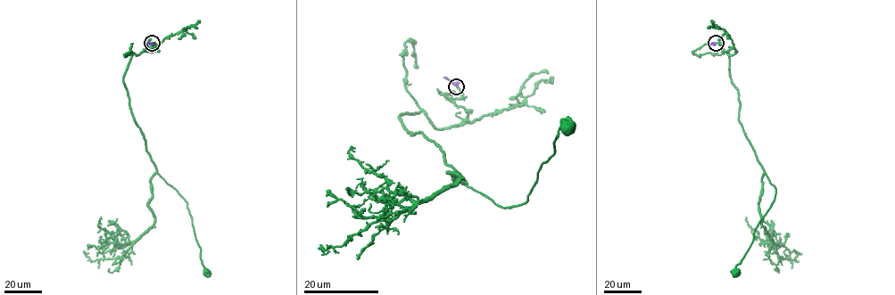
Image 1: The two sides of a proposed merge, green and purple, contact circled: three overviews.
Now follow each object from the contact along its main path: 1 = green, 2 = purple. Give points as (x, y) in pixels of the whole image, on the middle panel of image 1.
1: (456, 86), (459, 124), (400, 119), (503, 208), (528, 199), (567, 127)
2: (456, 86), (443, 77)

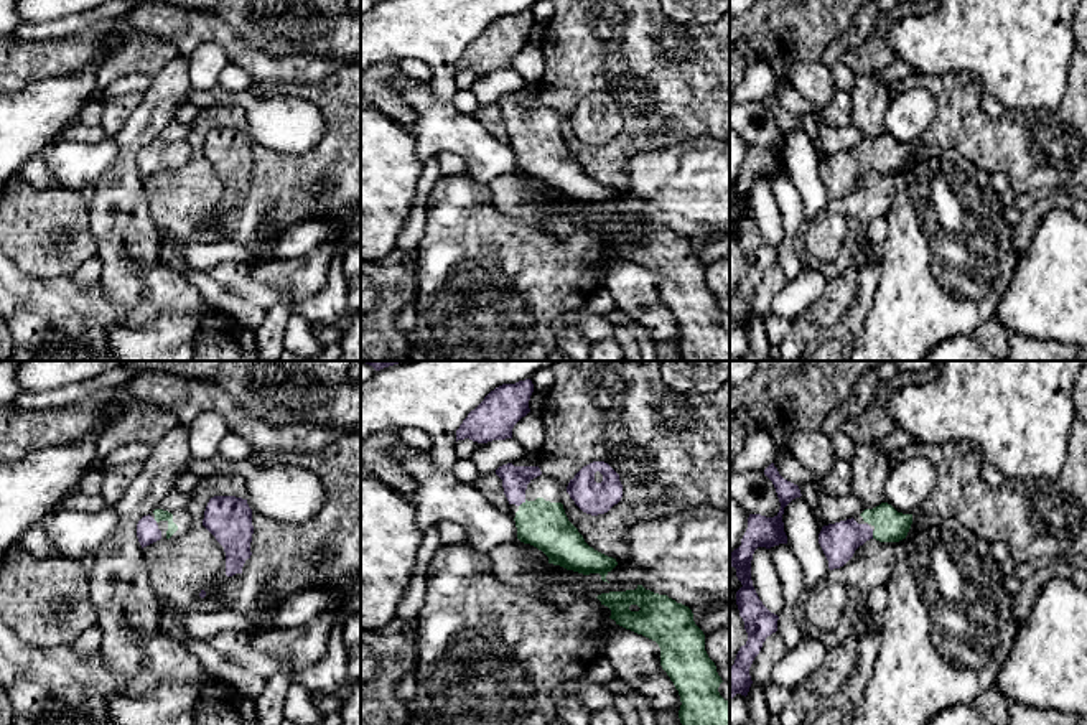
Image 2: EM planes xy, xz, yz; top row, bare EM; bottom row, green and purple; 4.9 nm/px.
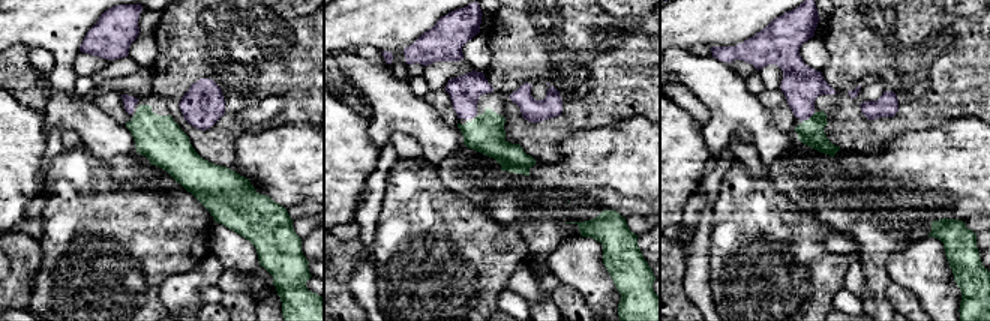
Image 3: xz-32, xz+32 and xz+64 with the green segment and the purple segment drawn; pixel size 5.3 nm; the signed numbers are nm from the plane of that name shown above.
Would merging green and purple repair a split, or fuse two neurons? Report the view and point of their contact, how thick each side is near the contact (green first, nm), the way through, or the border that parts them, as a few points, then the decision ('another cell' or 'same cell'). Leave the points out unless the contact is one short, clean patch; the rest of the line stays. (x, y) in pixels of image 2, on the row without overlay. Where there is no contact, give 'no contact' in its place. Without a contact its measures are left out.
xz (522, 134) | 240/130 nm | across xz (544, 155), (522, 134), (514, 122), (514, 109) | same cell

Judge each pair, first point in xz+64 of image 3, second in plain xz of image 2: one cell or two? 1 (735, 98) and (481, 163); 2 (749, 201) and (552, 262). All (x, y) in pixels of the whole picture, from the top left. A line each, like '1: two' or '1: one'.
1: one
2: one

